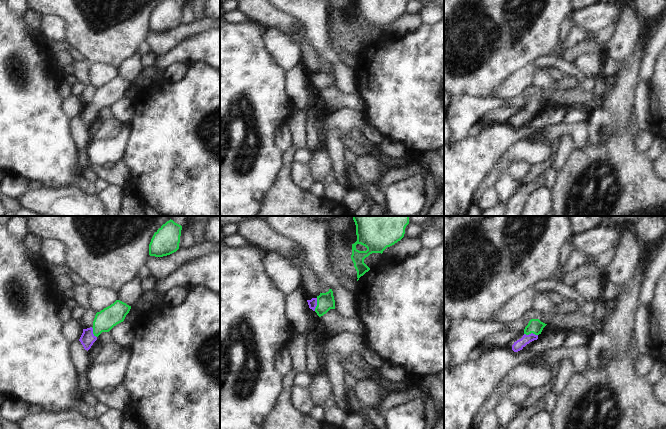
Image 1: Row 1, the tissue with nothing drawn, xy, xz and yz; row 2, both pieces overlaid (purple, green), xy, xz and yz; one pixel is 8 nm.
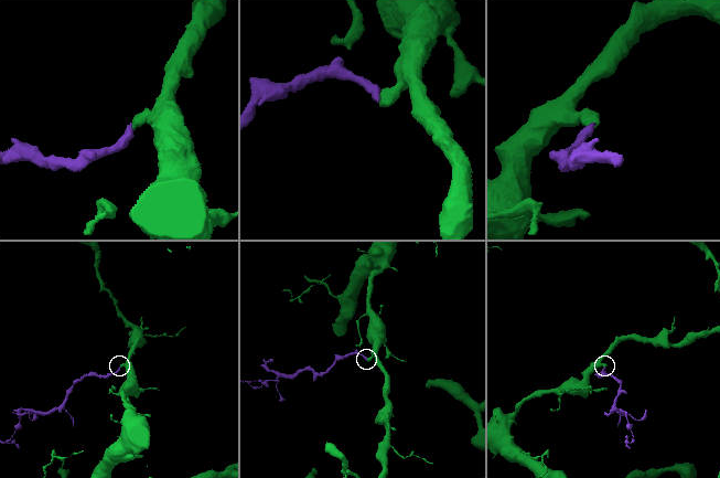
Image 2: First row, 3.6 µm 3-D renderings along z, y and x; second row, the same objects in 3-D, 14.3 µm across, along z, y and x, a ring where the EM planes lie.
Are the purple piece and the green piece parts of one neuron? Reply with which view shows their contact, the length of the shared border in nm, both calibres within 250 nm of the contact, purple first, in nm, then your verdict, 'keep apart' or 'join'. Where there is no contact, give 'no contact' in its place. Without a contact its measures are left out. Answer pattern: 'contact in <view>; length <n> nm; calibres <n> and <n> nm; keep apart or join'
contact in yz; length 110 nm; calibres 80 and 120 nm; join

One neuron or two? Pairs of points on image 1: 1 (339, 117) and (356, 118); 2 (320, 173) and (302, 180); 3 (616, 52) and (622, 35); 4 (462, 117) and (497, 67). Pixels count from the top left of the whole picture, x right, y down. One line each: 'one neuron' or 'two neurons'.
1: one neuron
2: two neurons
3: one neuron
4: two neurons

